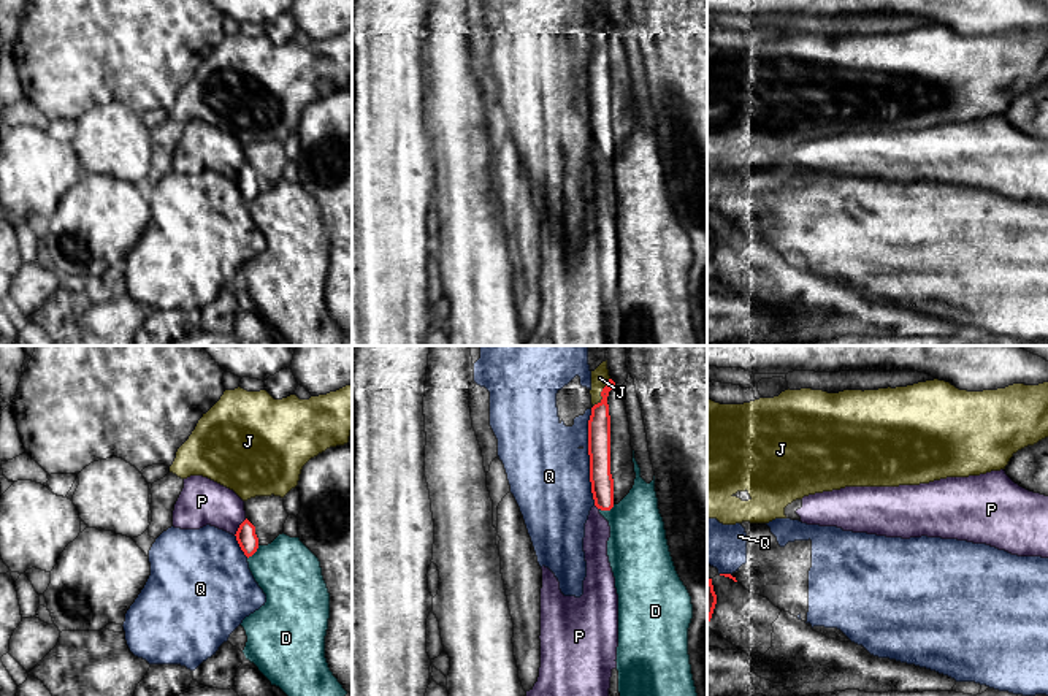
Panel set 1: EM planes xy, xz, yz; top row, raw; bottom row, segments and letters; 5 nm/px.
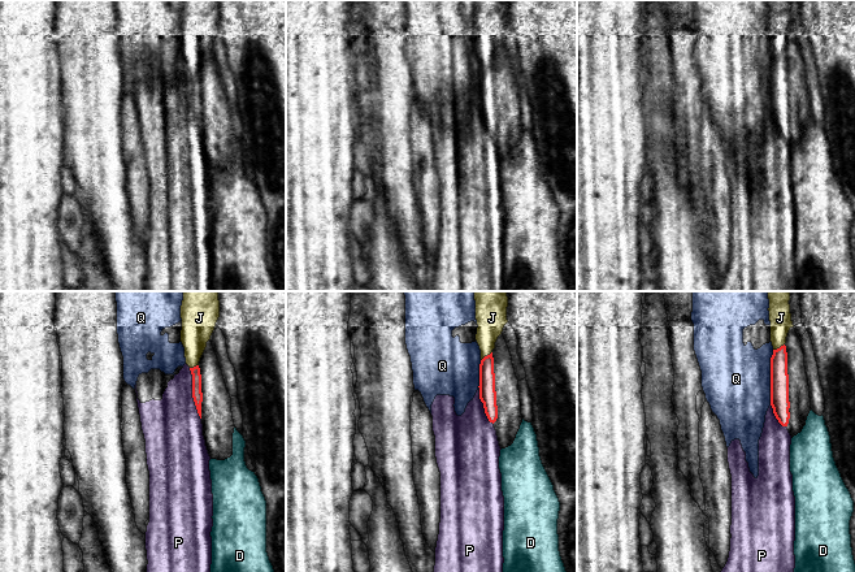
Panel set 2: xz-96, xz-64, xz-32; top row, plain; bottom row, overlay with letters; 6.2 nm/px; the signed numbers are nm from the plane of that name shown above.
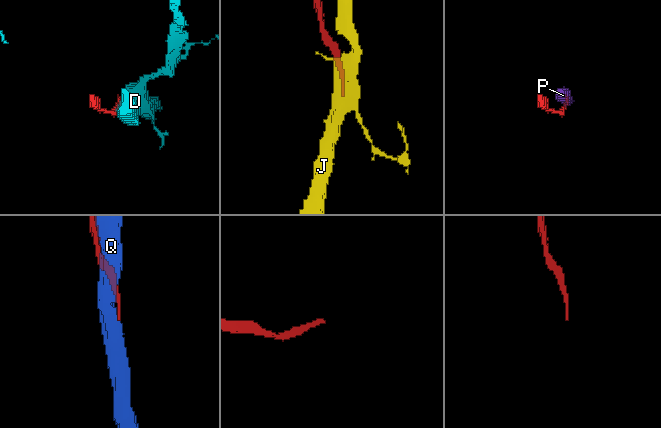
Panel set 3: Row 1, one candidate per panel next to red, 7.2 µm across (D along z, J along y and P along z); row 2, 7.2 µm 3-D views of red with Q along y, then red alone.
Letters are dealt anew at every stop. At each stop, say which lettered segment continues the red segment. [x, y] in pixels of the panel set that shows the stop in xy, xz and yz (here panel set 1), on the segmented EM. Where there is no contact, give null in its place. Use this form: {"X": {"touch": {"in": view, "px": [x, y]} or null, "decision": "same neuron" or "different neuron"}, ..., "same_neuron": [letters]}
{"D": {"touch": {"in": "xz", "px": [606, 509]}, "decision": "different neuron"}, "J": {"touch": {"in": "xz", "px": [601, 392]}, "decision": "different neuron"}, "P": {"touch": {"in": "xy", "px": [240, 527]}, "decision": "different neuron"}, "Q": {"touch": {"in": "xz", "px": [590, 457]}, "decision": "different neuron"}, "same_neuron": []}

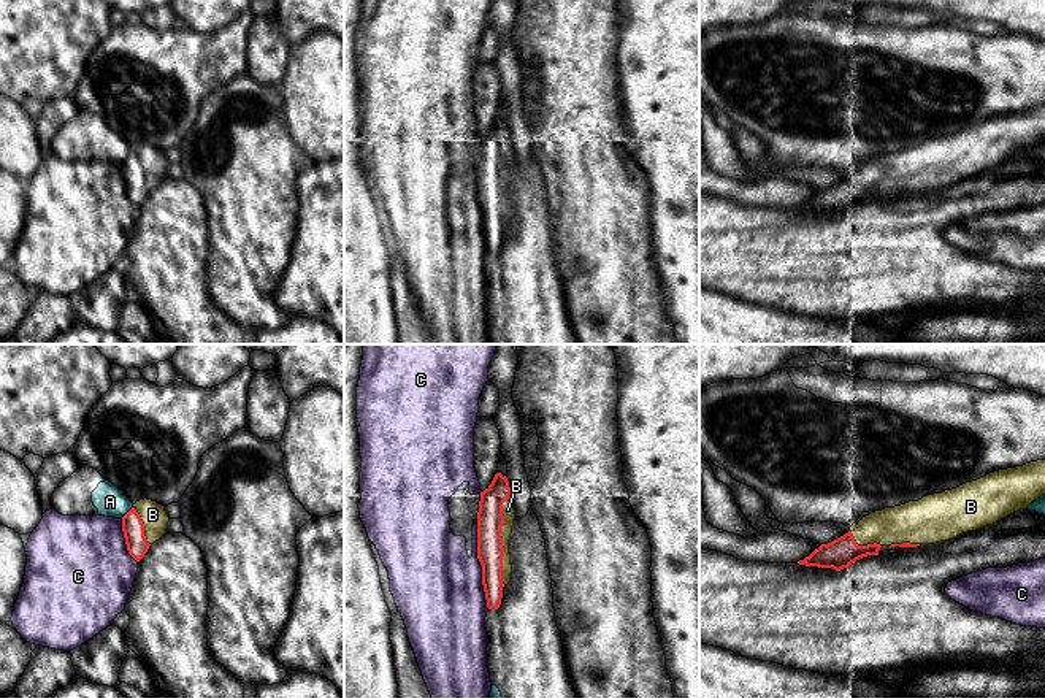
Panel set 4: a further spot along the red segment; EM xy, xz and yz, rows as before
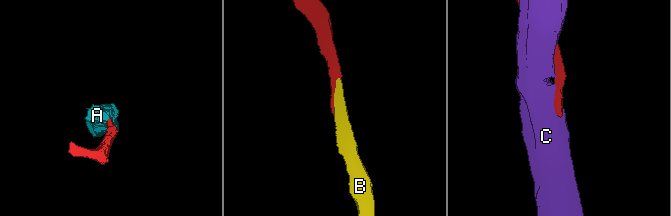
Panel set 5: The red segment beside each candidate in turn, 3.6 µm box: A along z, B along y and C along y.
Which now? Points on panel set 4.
{"A": {"touch": {"in": "xy", "px": [127, 513]}, "decision": "different neuron"}, "B": {"touch": {"in": "xz", "px": [501, 541]}, "decision": "same neuron"}, "C": {"touch": {"in": "xz", "px": [482, 567]}, "decision": "different neuron"}, "same_neuron": ["B"]}

